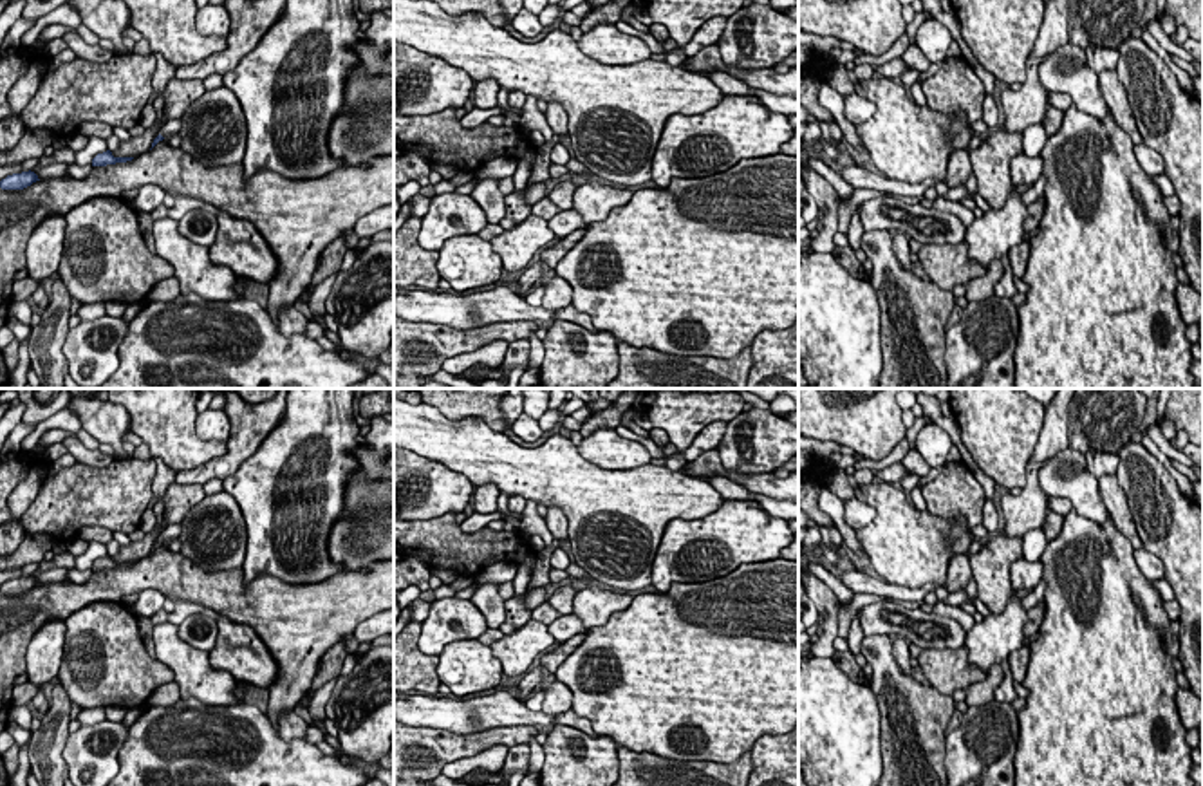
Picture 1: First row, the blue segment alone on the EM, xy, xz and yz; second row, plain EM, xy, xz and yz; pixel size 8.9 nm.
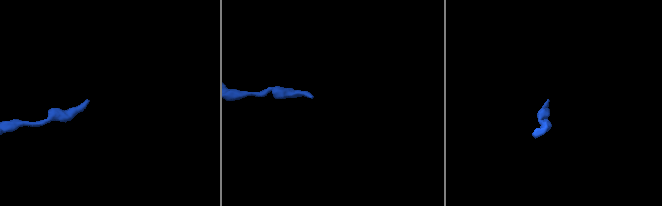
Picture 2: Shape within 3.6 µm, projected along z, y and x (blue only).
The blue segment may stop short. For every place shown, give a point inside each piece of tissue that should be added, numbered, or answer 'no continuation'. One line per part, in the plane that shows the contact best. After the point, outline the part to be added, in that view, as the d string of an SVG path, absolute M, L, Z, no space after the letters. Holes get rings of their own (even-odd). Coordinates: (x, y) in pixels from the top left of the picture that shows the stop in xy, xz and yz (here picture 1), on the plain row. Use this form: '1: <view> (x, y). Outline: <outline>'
1: xy (172, 532). Outline: M168 524L166 529L159 535L163 542L172 542L181 535L181 524Z

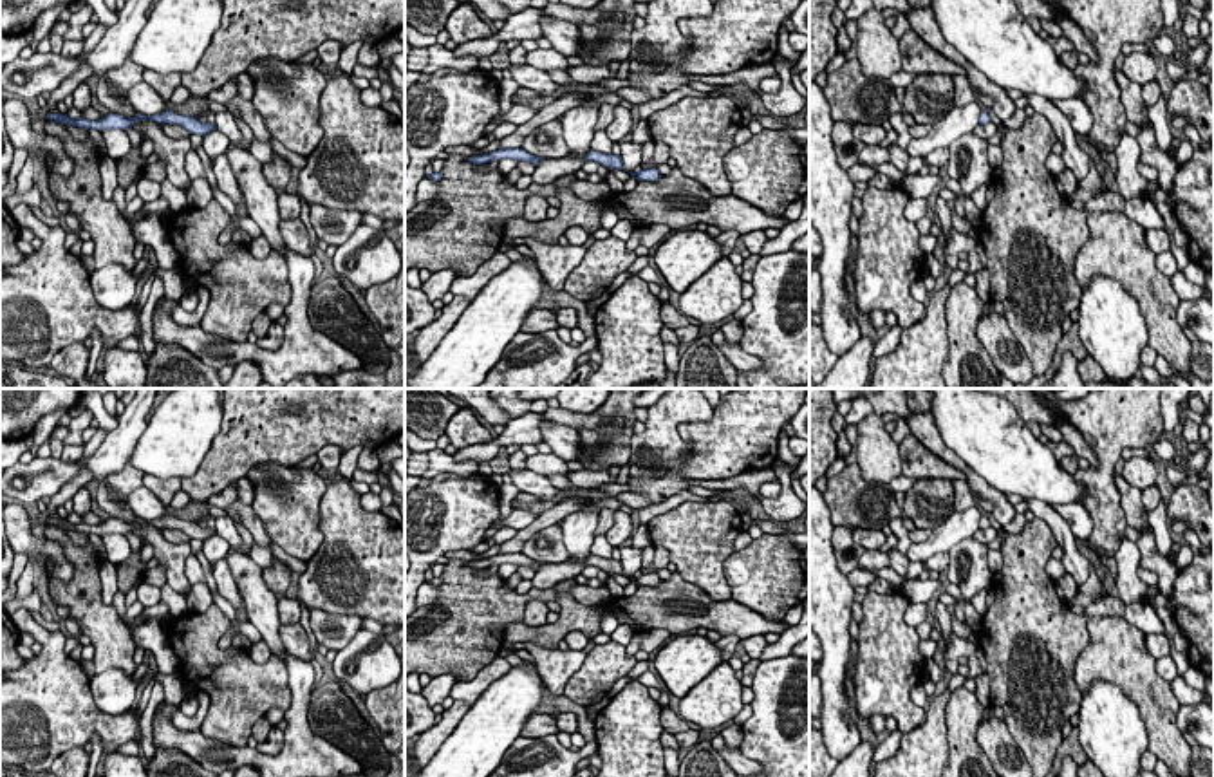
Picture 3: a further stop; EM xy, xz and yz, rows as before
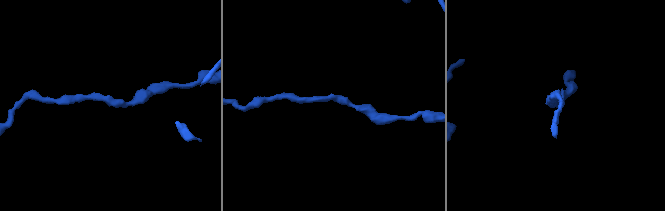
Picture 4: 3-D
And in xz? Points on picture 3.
no continuation

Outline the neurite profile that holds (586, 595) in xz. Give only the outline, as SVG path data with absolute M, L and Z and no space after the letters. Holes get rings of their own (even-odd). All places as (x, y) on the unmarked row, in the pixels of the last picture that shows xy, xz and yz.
M582 584L573 585L571 594L584 605L600 605L614 598L607 587L593 589Z

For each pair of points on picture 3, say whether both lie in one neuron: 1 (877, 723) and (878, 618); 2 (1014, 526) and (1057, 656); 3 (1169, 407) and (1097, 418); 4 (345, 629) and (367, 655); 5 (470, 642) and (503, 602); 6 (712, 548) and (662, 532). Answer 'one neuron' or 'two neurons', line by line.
1: two neurons
2: two neurons
3: two neurons
4: two neurons
5: one neuron
6: one neuron

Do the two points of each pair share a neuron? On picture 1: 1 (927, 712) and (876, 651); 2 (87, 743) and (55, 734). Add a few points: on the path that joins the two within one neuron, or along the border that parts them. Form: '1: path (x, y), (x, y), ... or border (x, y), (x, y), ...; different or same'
1: path (913, 698), (884, 665); same
2: border (69, 734), (64, 745), (67, 767); different

